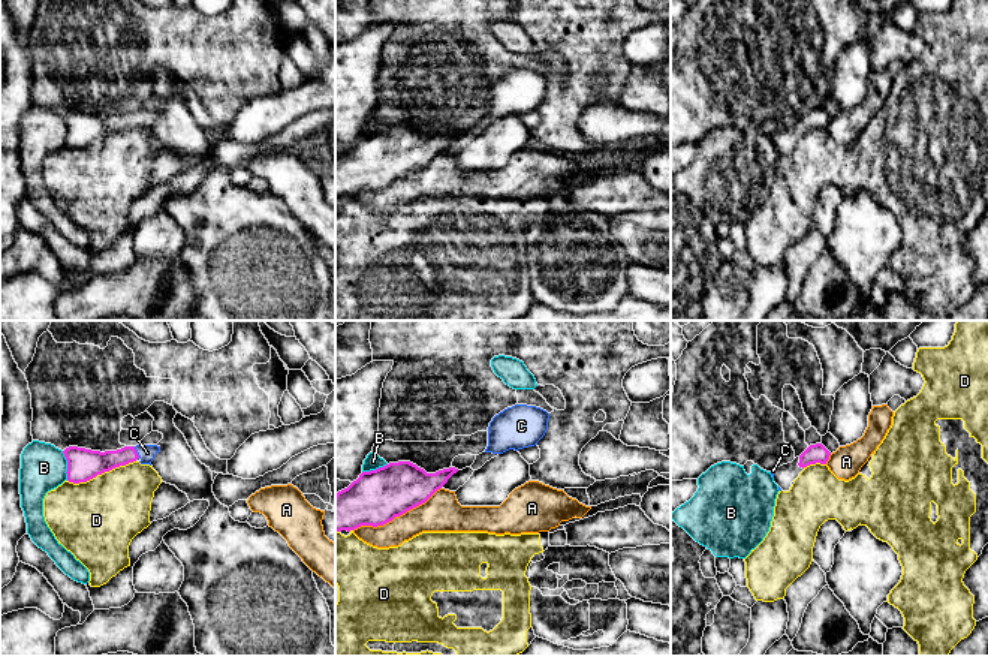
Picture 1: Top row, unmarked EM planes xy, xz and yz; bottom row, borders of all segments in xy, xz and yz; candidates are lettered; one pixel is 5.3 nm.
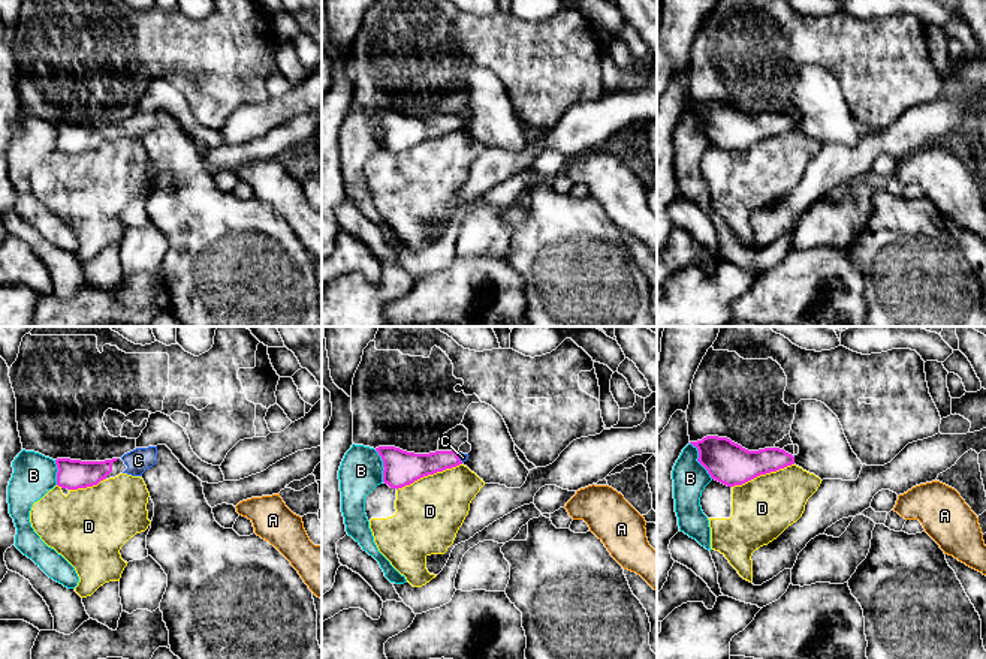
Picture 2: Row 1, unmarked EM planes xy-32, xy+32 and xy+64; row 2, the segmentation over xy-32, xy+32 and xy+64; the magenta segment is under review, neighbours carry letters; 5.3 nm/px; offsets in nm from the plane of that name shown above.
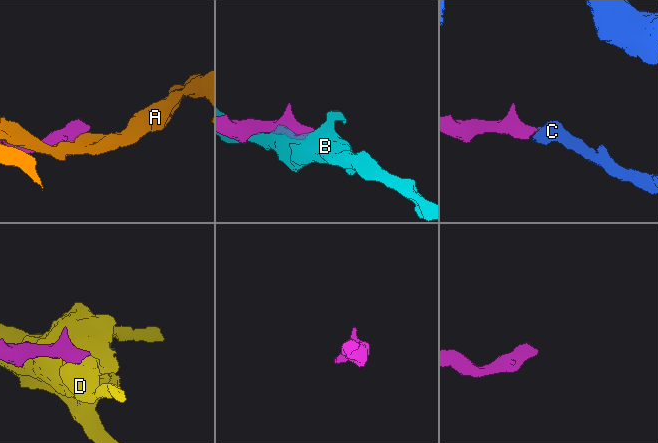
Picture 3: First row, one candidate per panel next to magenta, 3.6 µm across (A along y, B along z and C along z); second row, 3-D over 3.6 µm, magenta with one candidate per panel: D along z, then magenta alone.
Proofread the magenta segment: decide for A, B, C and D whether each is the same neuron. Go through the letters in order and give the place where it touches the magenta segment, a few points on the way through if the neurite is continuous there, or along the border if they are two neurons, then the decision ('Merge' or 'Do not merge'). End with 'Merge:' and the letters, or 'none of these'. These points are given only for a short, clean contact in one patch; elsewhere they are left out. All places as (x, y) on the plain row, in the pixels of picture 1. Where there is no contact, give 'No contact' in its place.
A: Touches magenta at xz (397, 180). Do not merge
B: Touches magenta at xy (68, 131). Do not merge
C: Touches magenta at xy (136, 117). Path across: xy (92, 128), (136, 117), (147, 117). Merge
D: Touches magenta at xy (101, 138). Do not merge
Merge: C

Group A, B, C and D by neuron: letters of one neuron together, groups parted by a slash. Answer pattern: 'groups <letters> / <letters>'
groups A / B / C / D

